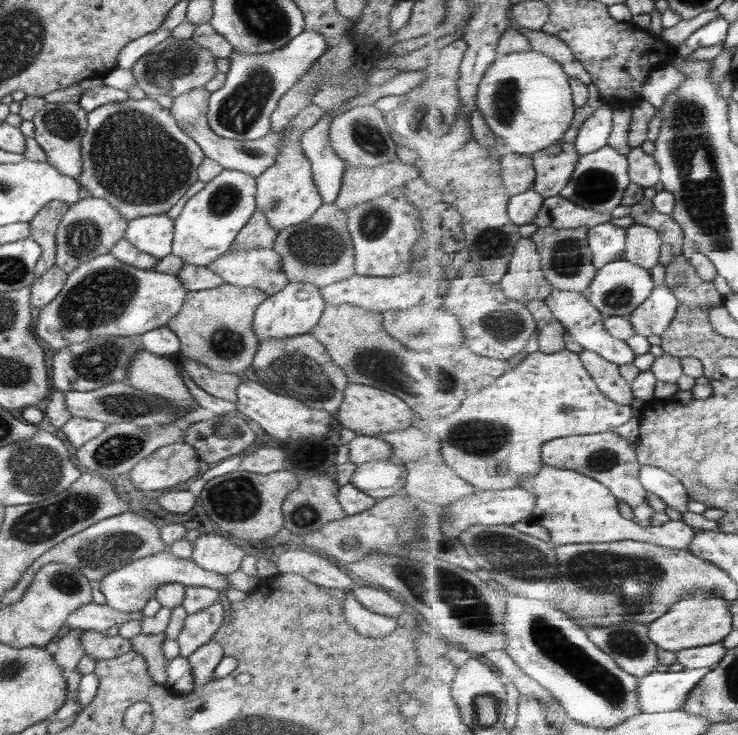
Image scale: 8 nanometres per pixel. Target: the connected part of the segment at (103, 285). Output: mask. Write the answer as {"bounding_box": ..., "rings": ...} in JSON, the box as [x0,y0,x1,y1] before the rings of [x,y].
{"bounding_box":[32,253,188,352],"rings":[[[110,253],[94,255],[94,258],[76,266],[68,274],[66,283],[56,298],[41,308],[38,320],[32,326],[34,335],[41,342],[46,342],[46,346],[54,352],[70,344],[84,342],[94,335],[137,337],[146,331],[166,325],[176,313],[180,312],[180,307],[186,299],[186,291],[188,290],[178,281],[177,276],[126,265]]]}

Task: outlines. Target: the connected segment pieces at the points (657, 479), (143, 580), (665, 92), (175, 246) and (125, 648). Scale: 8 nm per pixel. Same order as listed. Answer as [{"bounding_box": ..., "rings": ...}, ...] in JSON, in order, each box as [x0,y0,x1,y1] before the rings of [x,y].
[{"bounding_box":[642,465,693,513],"rings":[[[642,465],[642,484],[652,493],[661,497],[669,506],[677,509],[680,513],[690,510],[690,500],[693,498],[688,493],[688,488],[680,478],[674,474],[658,468],[657,466]]]},{"bounding_box":[97,549,232,613],"rings":[[[168,549],[149,557],[126,563],[116,570],[106,573],[97,583],[100,592],[104,594],[106,605],[120,613],[140,613],[149,600],[156,598],[157,589],[168,583],[180,583],[185,587],[206,587],[214,590],[232,590],[226,575],[210,570],[204,570],[192,559],[174,556]]]},{"bounding_box":[644,64,688,107],"rings":[[[666,64],[653,72],[649,80],[644,85],[644,100],[651,102],[657,107],[666,104],[668,96],[676,94],[676,90],[688,80],[688,75],[680,71],[672,64]]]},{"bounding_box":[171,169,257,267],"rings":[[[228,169],[206,182],[202,190],[186,202],[180,215],[174,219],[171,253],[186,264],[204,267],[224,254],[257,210],[256,183],[257,178],[254,176]]]},{"bounding_box":[79,630,132,659],"rings":[[[86,630],[79,634],[79,638],[84,656],[96,659],[117,658],[132,651],[129,640],[116,634]]]}]

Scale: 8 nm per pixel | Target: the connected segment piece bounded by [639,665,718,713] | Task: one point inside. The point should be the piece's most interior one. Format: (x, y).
(664, 690)

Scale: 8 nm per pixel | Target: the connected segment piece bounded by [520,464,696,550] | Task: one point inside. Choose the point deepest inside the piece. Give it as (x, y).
(576, 508)

